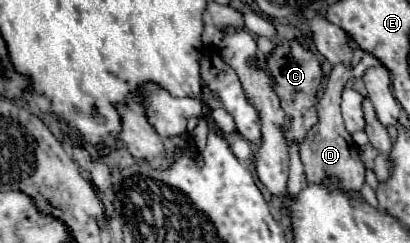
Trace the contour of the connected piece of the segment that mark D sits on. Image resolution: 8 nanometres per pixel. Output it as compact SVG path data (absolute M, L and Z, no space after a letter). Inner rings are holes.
M365 52L361 62L357 66L351 66L351 64L335 64L329 78L327 78L327 86L325 90L319 94L317 98L317 124L307 132L305 140L301 142L301 162L305 166L305 176L309 182L321 182L325 176L335 176L339 178L339 186L347 192L347 190L361 190L363 182L365 182L365 166L359 158L359 148L357 144L353 142L351 134L345 130L345 124L343 124L343 118L341 118L341 92L343 92L343 86L355 78L357 74L363 74L367 68L371 66L379 66L381 62Z

